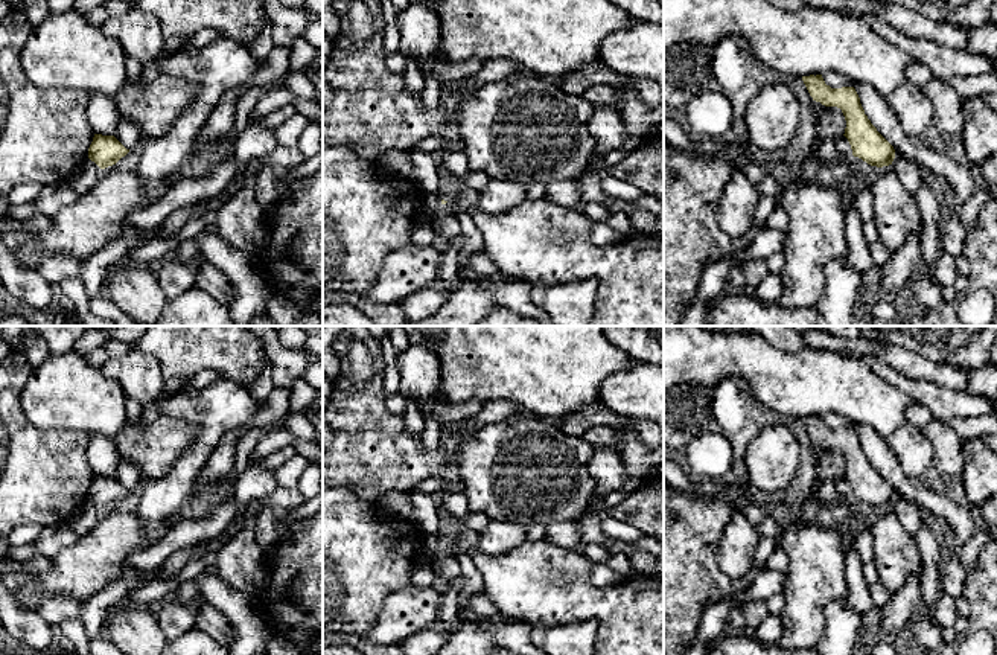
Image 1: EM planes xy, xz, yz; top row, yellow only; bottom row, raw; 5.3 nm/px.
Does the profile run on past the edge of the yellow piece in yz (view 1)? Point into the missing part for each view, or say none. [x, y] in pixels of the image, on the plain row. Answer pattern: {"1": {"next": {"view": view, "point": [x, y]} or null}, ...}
{"1": {"next": null}}

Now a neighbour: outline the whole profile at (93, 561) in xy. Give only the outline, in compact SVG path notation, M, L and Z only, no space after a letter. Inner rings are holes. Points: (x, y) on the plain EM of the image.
M236 474L202 484L195 480L190 495L167 522L145 524L137 513L108 507L100 512L94 529L70 547L53 550L53 568L35 573L27 583L18 585L12 596L30 612L49 599L68 597L78 603L88 600L107 585L122 577L129 567L126 556L157 544L180 521L198 521L234 495Z

